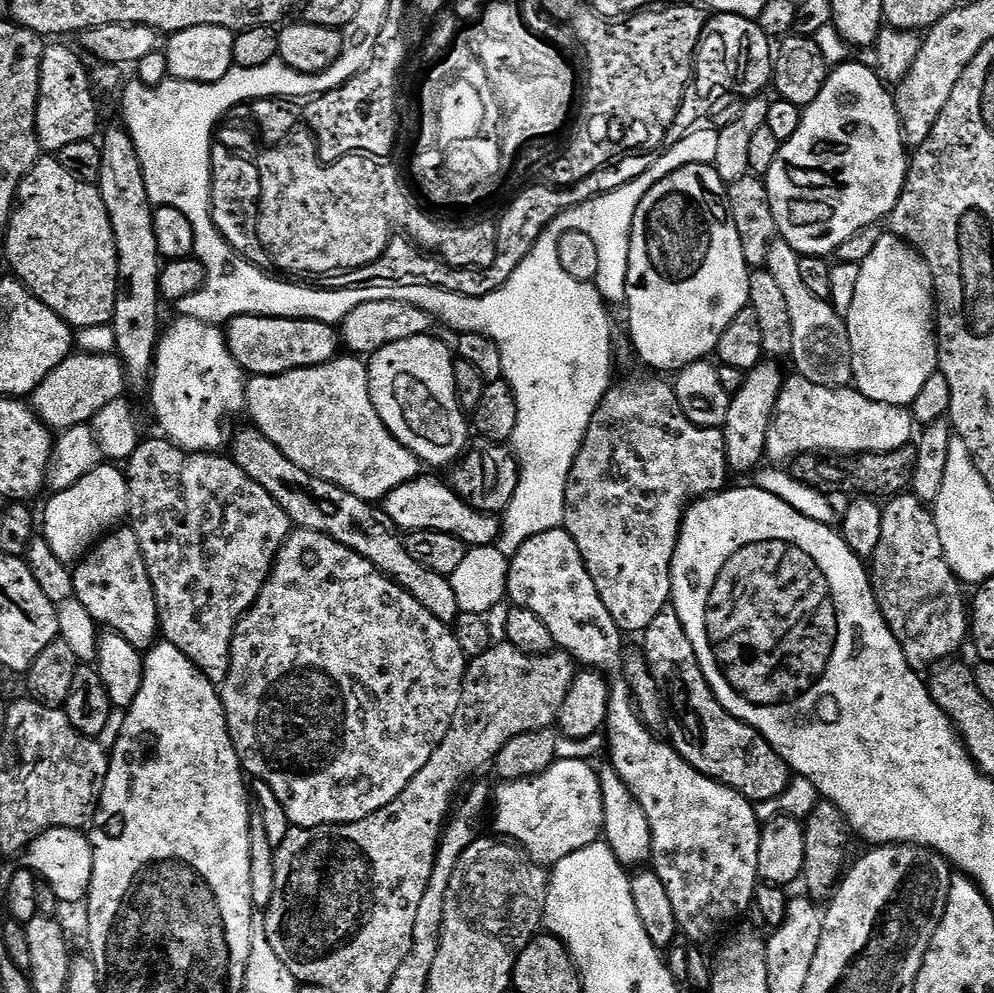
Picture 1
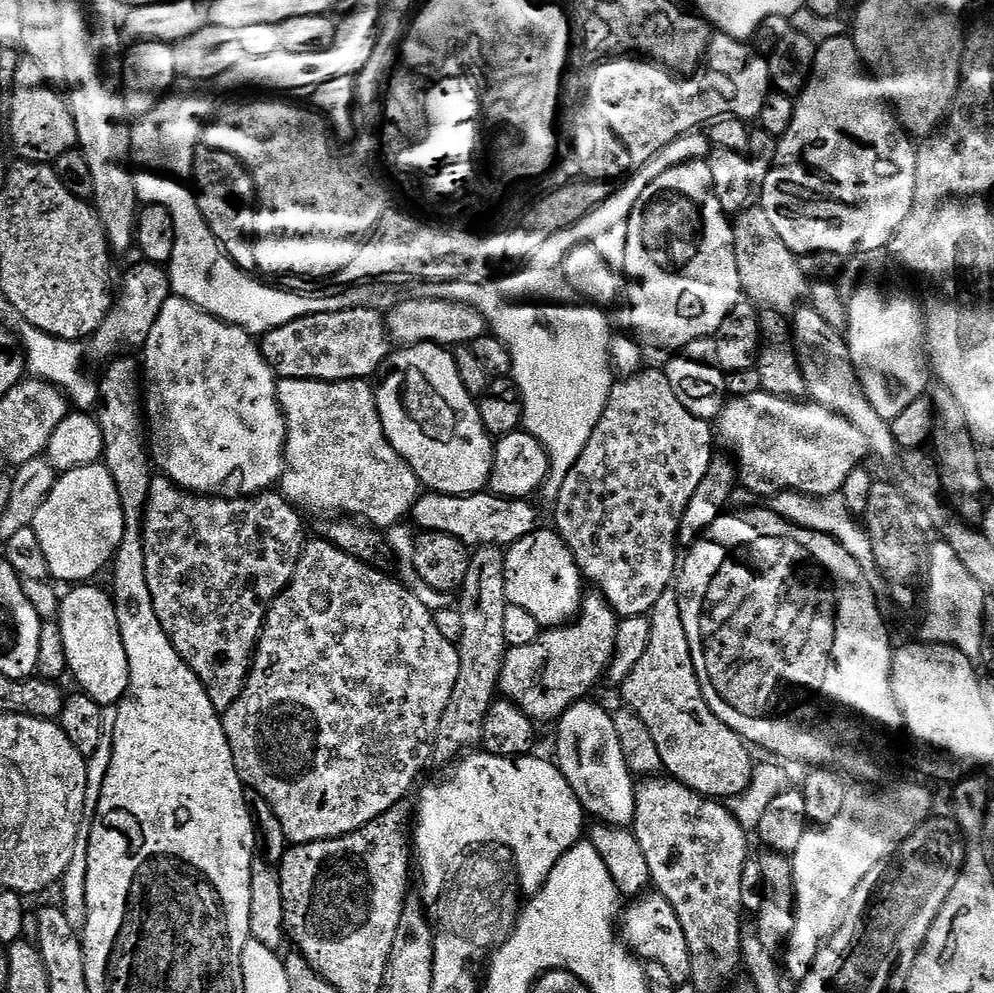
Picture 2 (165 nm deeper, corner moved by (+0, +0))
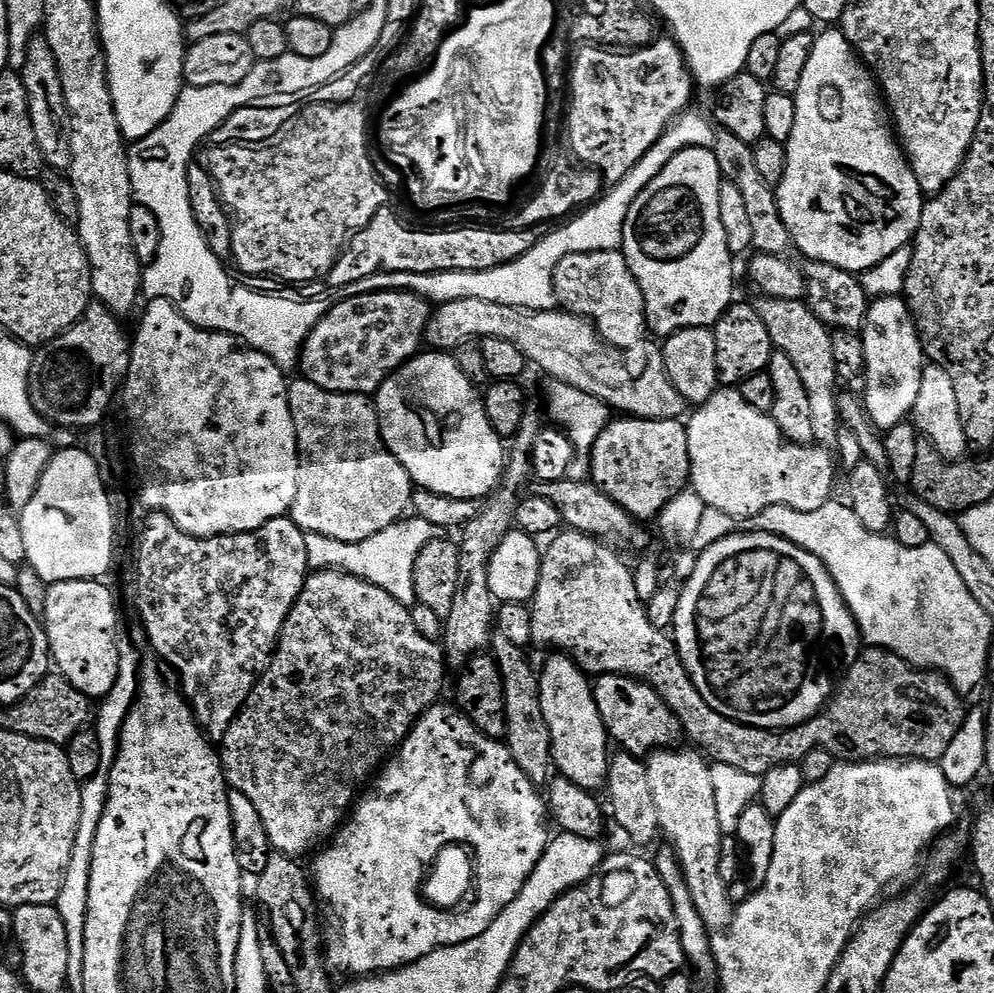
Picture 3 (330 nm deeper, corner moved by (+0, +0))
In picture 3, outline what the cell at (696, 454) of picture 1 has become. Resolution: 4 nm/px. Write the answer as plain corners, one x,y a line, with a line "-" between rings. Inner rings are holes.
631,414
623,418
612,418
601,436
594,442
590,459
592,459
591,482
639,522
655,521
666,504
679,495
681,489
689,483
692,474
688,430
683,419
638,420

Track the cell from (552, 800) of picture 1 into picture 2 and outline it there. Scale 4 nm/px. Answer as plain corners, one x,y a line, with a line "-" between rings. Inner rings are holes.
472,750
453,768
456,769
449,780
444,780
441,784
426,785
420,792
420,801
415,801
414,804
414,827
410,832
410,845
414,853
415,871
420,871
418,892
425,905
432,906
436,899
437,903
445,895
450,873
453,871
452,860
458,859
460,852
475,844
501,844
502,847
509,848
512,860
516,863
515,879
518,881
519,891
528,898
536,896
538,890
542,890
546,878
550,878
550,870
558,866
558,858
581,843
585,835
586,813
578,802
578,794
574,794
570,782
566,782
562,770
551,759
539,760
536,754
502,758
483,750

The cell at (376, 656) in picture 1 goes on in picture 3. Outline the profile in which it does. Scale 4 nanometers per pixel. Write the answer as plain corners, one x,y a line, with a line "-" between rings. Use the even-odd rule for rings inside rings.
316,570
309,575
302,586
298,602
292,607
282,626
280,640
276,644
276,651
272,653
268,668
248,695
248,701
234,718
230,730
226,730
222,747
219,749
220,763
224,766
224,779
228,781
229,789
246,794
246,798
254,802
273,853
301,858
300,856
306,855
311,848
319,849
345,823
346,813
358,799
356,787
389,759
390,753
399,748
411,734
416,721
439,701
436,699
444,688
444,668
446,669
446,653
443,647
418,634
418,626
414,626
409,605
398,602
398,598
386,594
386,590
359,580
356,576
350,576
347,572

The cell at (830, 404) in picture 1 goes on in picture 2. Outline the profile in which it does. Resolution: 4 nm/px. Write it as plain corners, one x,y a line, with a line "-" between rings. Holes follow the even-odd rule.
766,391
729,399
718,417
718,436
732,448
731,455
738,469
738,480
745,493
771,498
777,492
800,492
803,496
834,496
843,489
852,469
865,463
868,443
850,422
823,408
821,404
787,400

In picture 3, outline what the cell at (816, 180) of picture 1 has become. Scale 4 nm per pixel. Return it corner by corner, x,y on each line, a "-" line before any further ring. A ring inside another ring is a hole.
824,30
821,32
824,33
819,33
816,36
814,50
810,50
810,62
806,62
802,82
794,94
798,118
794,118
794,134
790,134
786,145
788,149
786,174
774,191
778,210
782,214
782,222
790,234
795,251
798,250
802,255
808,256
804,258
809,261
817,260
853,274
863,274
866,270
878,266
878,262
882,262
882,258
890,258
890,254
894,254
894,250
909,247
910,241
915,237
917,230
920,229
920,219
924,213
926,197
918,186
918,178
914,178
912,165
908,163
908,157
901,141
890,123
890,112
885,101
880,97
882,89
876,77
872,75
868,65
854,51
852,43
844,36
843,31

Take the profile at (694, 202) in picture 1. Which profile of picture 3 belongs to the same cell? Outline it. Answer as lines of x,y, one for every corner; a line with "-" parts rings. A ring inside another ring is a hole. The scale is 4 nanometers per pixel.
687,148
674,158
670,158
670,162
666,162
666,170
662,170
662,174
658,174
658,178
654,178
654,182
650,182
650,186
641,190
638,198
634,198
634,202
626,214
622,251
644,295
644,313
648,319
647,331
651,335
653,332
654,335
660,336
656,338
667,338
674,335
675,332
681,332
687,328
712,328
734,302
734,296
732,296
732,263
734,263
734,257
732,251
726,246
726,230
722,230
722,217
718,214
718,190
721,183
722,177
718,170
718,162
714,158
711,148

